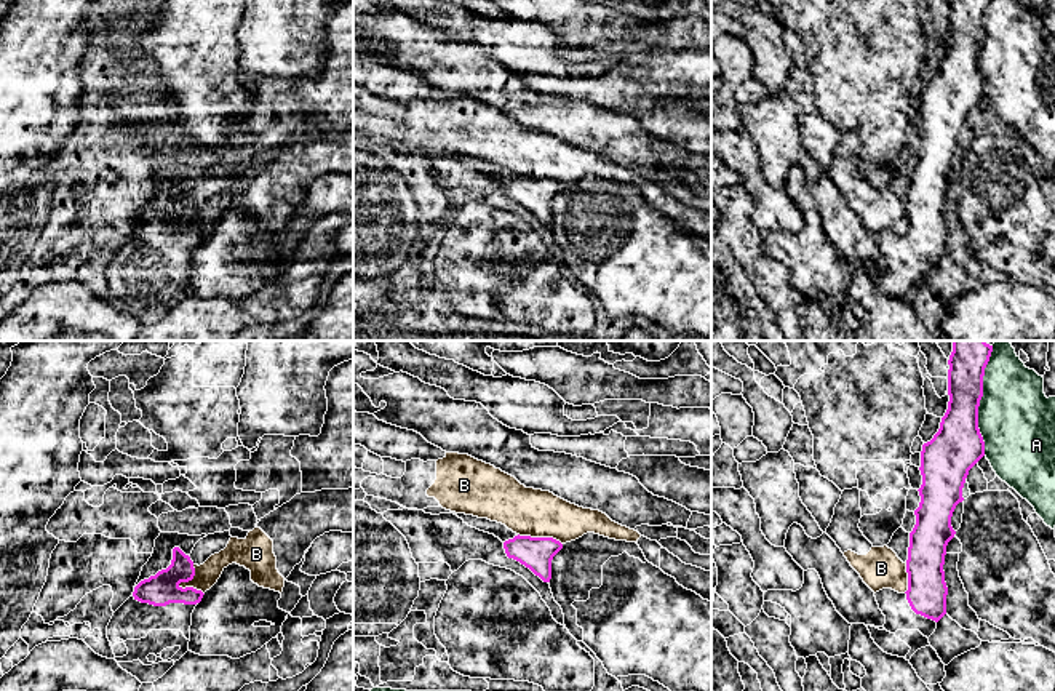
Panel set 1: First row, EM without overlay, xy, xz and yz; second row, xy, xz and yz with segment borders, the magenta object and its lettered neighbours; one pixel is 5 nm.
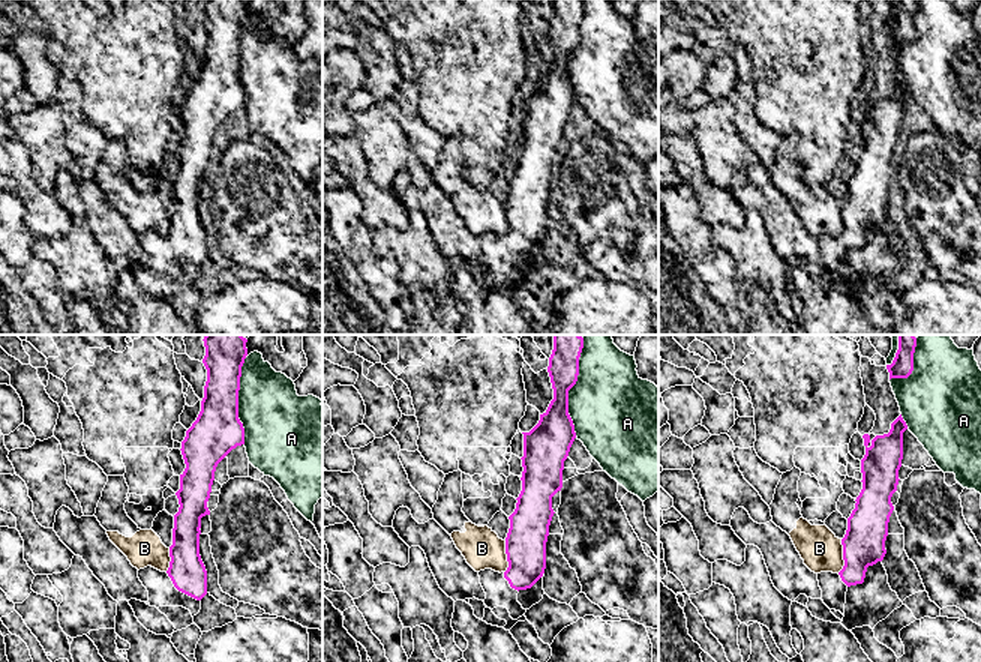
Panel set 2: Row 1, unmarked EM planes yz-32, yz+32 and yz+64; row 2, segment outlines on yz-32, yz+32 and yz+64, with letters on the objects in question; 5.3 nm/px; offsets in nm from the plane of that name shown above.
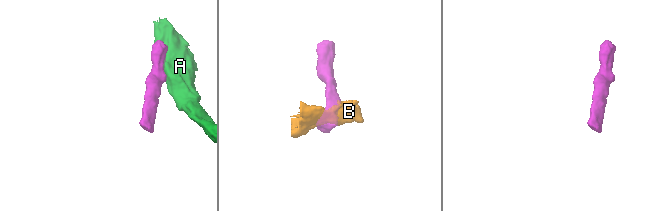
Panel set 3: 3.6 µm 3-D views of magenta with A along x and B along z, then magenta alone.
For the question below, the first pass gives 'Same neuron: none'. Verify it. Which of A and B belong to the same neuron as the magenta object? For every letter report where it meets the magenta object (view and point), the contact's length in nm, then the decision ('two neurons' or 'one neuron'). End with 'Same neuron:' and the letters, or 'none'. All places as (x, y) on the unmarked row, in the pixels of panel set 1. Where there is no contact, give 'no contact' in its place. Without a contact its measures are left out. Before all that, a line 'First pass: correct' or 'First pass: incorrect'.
First pass: correct
A: yz (979, 47) | 480 nm | two neurons
B: xy (179, 224) | 160 nm | two neurons
Same neuron: none

